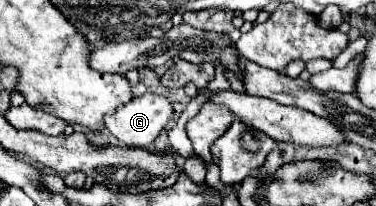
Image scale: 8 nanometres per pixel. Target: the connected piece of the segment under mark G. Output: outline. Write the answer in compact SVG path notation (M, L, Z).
M146 92L142 98L134 98L130 100L128 104L120 106L116 110L116 114L112 116L104 116L104 126L110 130L112 136L116 136L122 144L126 146L132 146L132 148L148 148L156 136L166 128L168 120L172 118L172 104L164 98L164 96L158 96L158 94L150 94Z

